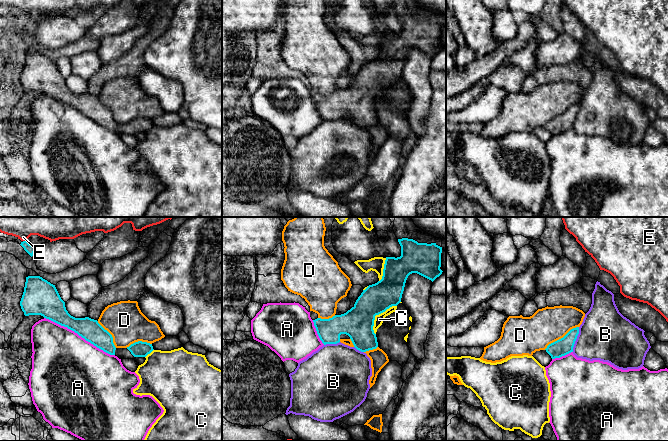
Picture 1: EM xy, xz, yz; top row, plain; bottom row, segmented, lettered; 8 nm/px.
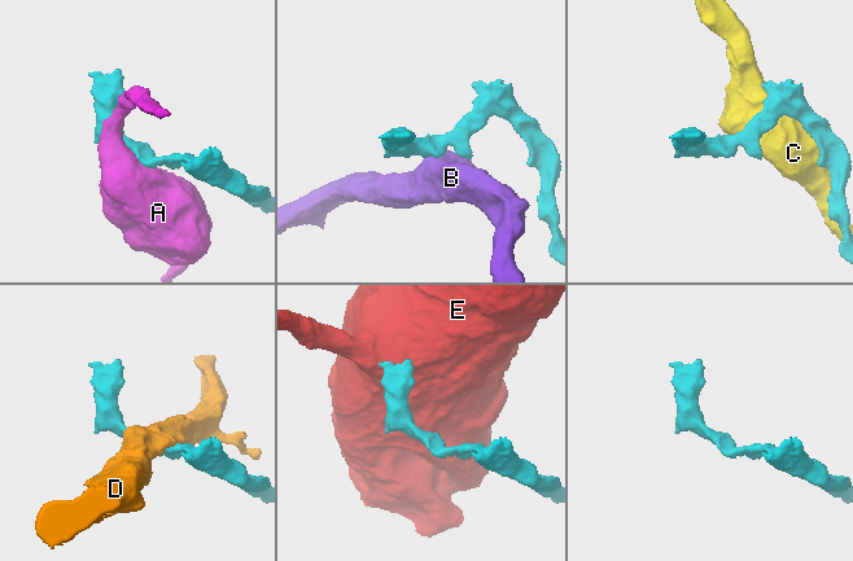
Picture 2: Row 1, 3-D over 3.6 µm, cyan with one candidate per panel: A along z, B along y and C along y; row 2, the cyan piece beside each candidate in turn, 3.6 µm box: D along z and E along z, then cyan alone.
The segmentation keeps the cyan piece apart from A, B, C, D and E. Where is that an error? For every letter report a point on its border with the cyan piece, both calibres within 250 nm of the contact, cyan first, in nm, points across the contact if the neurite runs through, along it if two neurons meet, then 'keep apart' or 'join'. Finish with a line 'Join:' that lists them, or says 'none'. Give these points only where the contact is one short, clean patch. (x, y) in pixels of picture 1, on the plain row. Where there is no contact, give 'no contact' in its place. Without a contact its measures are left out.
A: xy (79, 111) | 170/500 nm | keep apart
B: yz (576, 114) | 140/420 nm | keep apart
C: xz (376, 90) | 240/70 nm | keep apart
D: yz (561, 114) | 140/280 nm | keep apart
E: xy (25, 17) | 80/140 nm | along xy (23, 16), (26, 17) | keep apart
Join: none

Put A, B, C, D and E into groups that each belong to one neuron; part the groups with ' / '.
A / B / C / D / E

